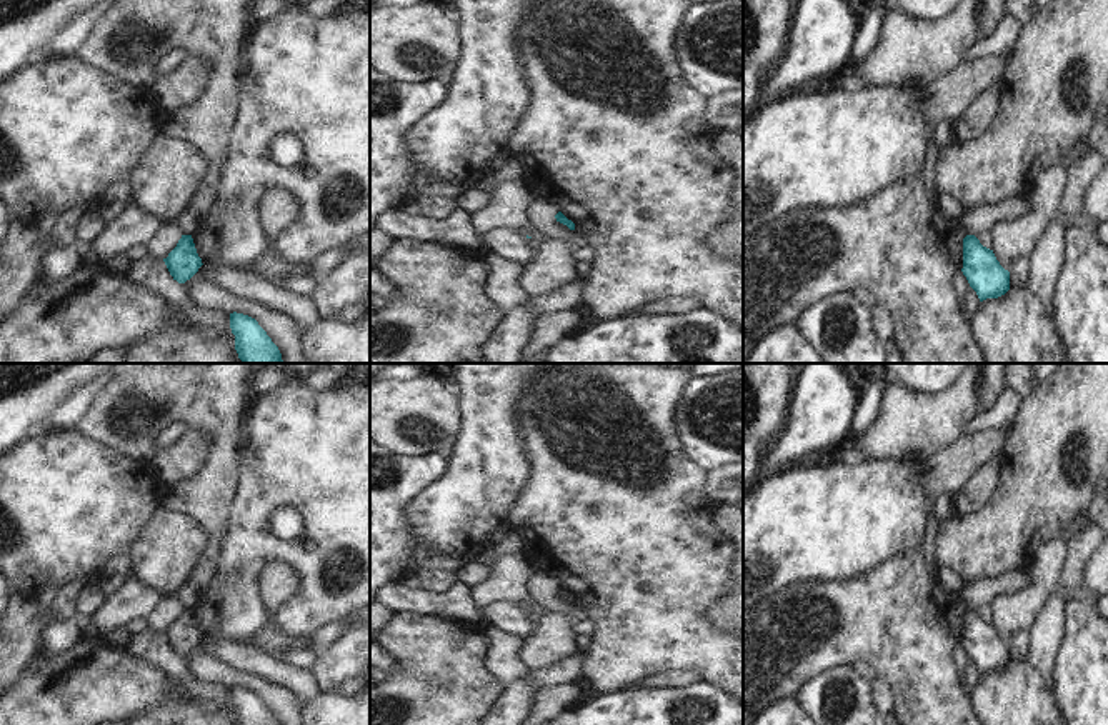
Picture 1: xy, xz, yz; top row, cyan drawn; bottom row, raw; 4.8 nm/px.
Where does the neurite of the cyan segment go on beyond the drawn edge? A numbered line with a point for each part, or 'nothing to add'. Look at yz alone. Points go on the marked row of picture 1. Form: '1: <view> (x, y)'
nothing to add.

